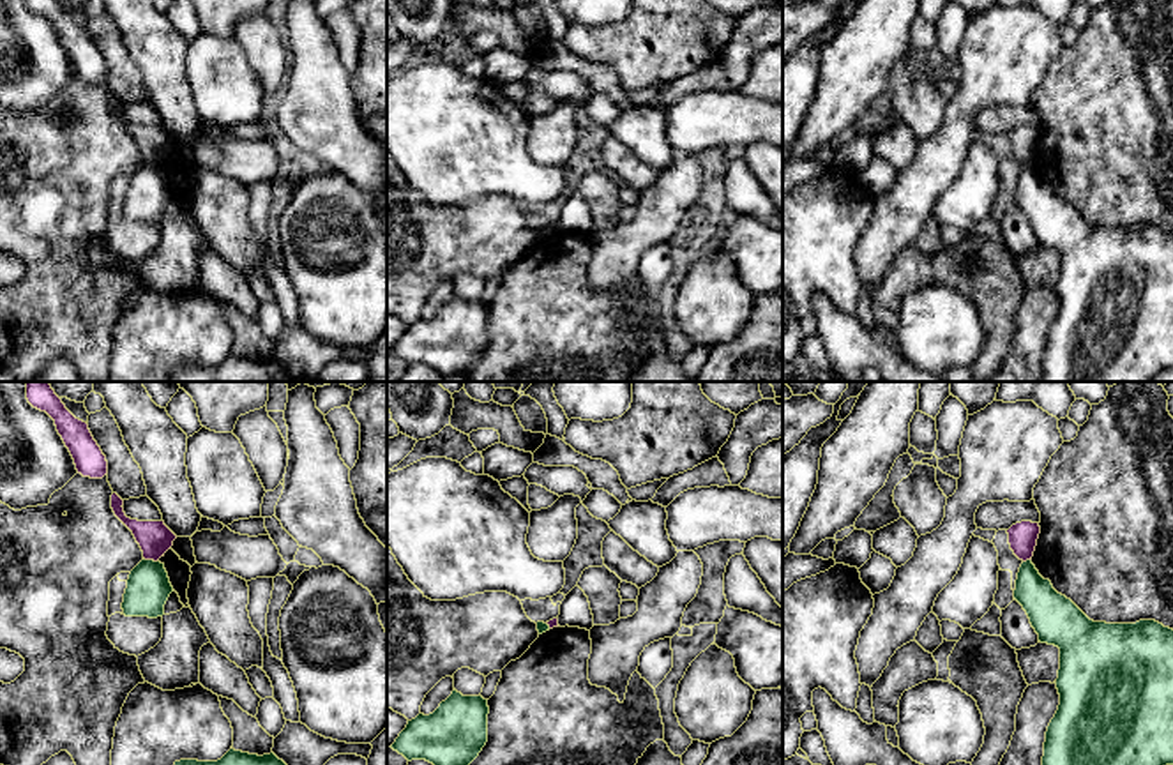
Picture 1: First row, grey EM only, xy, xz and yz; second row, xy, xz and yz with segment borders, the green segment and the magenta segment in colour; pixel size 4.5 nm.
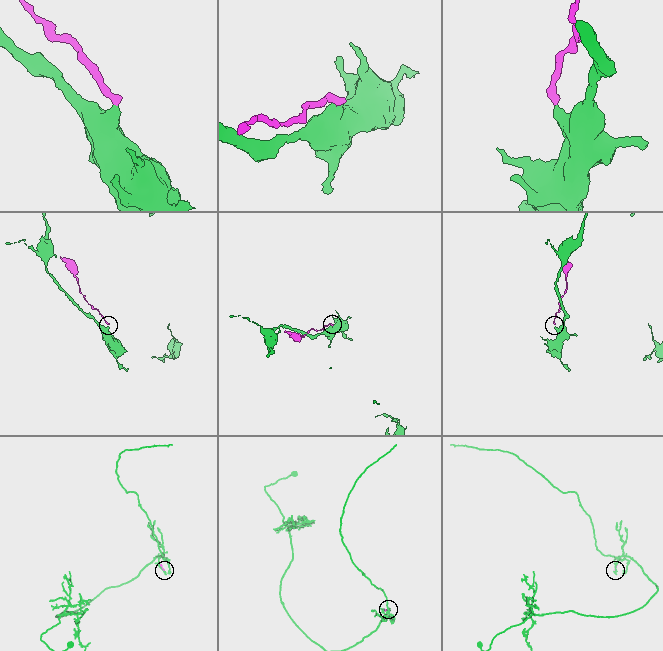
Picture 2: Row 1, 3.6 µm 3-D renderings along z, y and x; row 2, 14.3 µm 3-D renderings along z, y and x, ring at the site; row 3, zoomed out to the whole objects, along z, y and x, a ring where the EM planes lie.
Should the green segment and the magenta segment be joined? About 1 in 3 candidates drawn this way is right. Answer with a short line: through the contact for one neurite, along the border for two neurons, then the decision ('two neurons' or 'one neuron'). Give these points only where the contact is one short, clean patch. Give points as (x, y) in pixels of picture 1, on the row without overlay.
line xy (143, 161), (156, 166); two neurons

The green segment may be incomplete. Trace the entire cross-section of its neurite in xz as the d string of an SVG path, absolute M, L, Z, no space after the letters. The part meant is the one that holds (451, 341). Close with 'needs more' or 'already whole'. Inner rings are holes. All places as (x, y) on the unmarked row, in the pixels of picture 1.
M456 293L429 318L408 325L390 350L408 366L426 364L445 376L466 375L488 346L488 304Z; already whole

